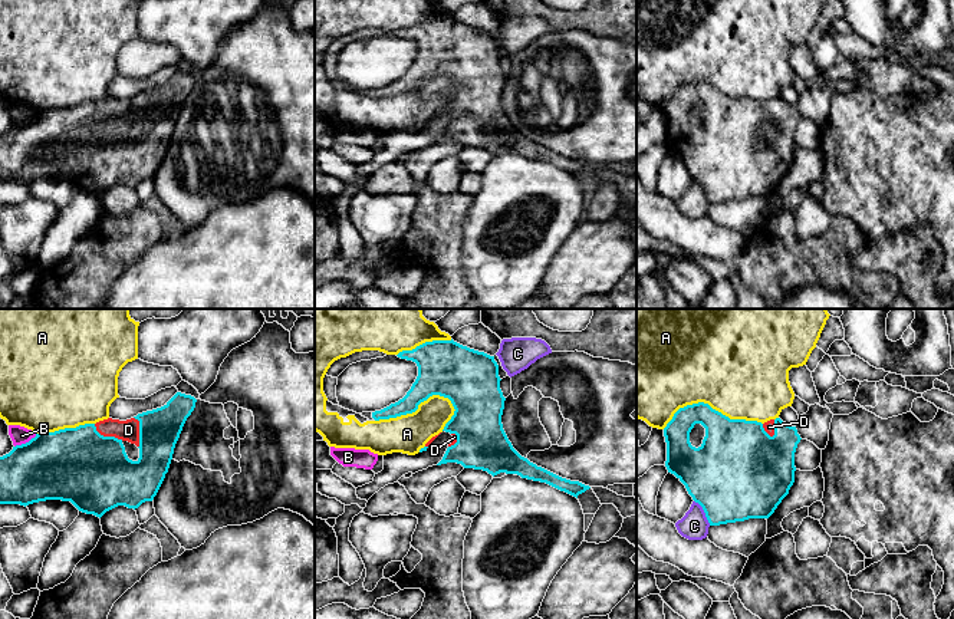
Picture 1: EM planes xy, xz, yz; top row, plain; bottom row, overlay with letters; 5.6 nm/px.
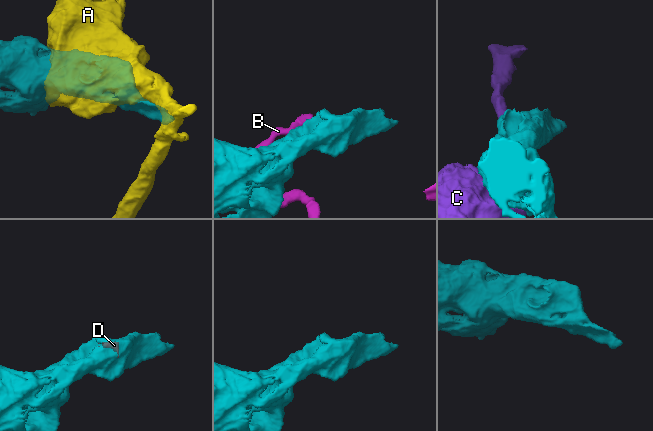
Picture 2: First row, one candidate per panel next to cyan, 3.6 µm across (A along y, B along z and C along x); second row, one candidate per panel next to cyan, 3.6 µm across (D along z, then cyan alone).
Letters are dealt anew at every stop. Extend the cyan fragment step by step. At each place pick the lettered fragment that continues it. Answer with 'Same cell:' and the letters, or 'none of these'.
Same cell: D

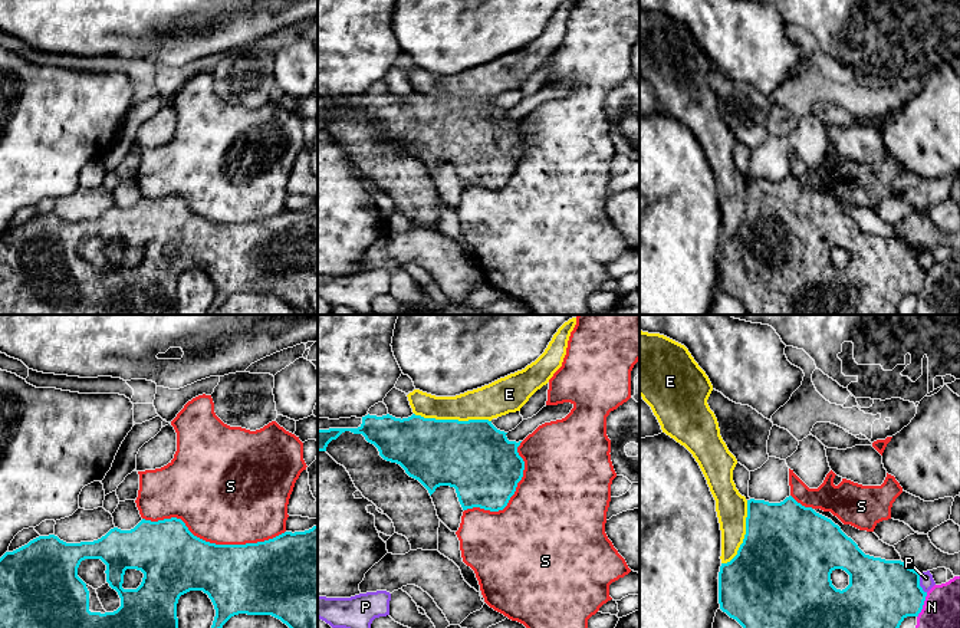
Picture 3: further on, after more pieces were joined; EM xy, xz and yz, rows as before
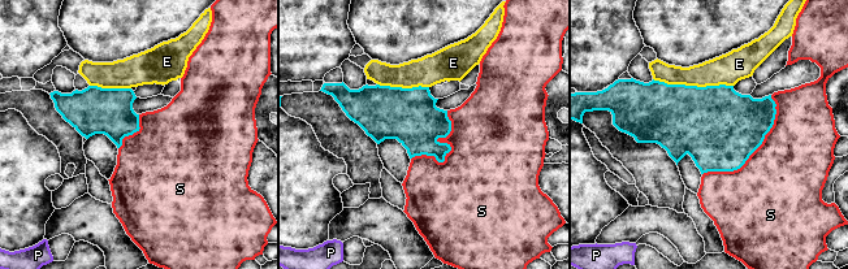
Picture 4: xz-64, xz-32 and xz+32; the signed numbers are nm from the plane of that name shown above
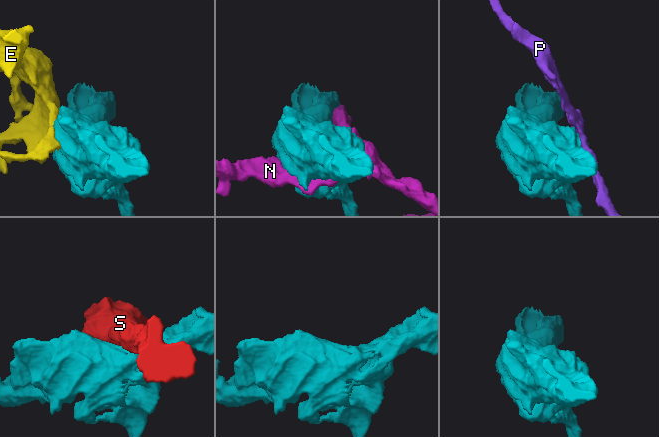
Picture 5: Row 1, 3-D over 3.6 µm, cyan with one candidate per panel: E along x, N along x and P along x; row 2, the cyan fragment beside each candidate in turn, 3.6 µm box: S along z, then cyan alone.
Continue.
Same cell: none of these

